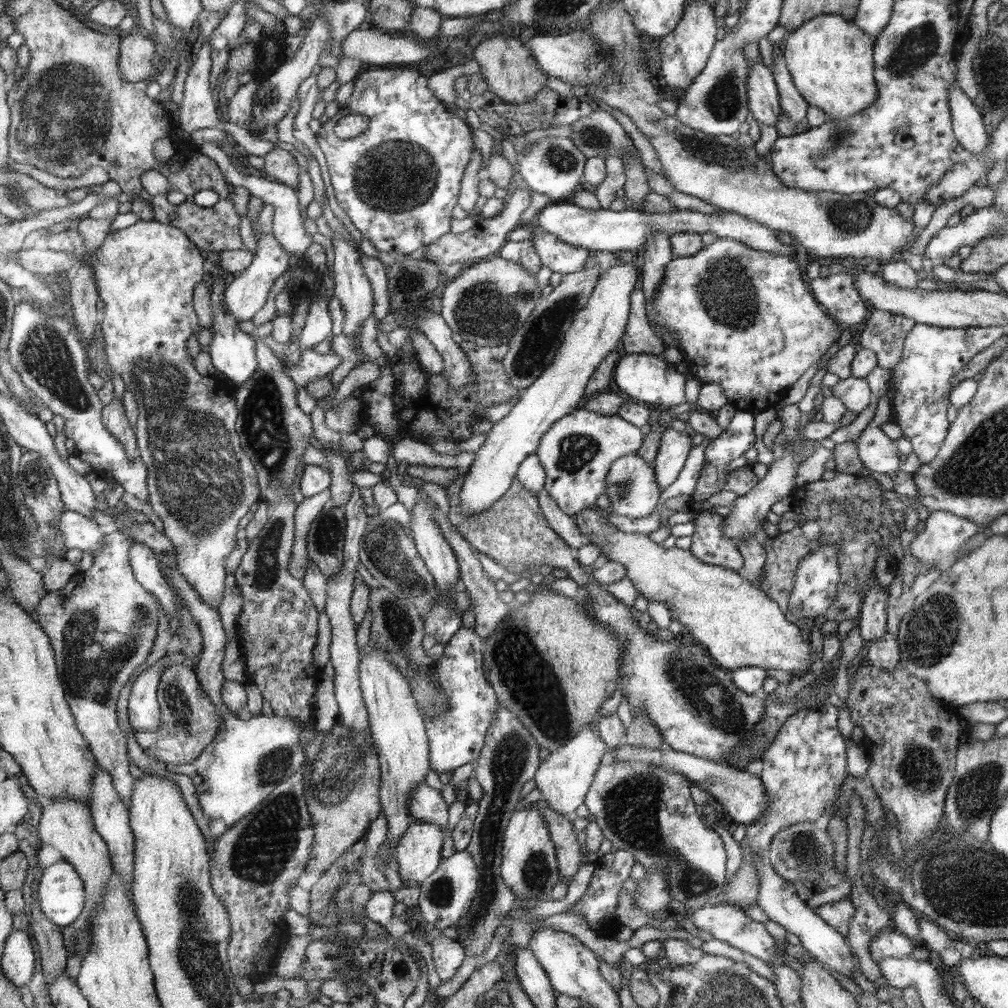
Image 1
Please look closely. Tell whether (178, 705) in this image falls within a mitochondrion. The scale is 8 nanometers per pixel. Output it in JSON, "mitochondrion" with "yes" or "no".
{"mitochondrion":"yes"}

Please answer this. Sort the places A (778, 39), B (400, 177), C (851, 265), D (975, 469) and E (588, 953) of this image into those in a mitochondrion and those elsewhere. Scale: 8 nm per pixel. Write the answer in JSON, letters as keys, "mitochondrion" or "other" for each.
{"A":"other","B":"mitochondrion","C":"other","D":"mitochondrion","E":"other"}

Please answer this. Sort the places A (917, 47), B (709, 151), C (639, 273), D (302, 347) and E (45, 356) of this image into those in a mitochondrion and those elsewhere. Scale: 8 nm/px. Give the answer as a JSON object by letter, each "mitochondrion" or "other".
{"A":"mitochondrion","B":"mitochondrion","C":"other","D":"other","E":"mitochondrion"}

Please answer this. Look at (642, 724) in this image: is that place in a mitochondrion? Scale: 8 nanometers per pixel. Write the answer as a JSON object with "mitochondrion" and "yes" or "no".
{"mitochondrion":"yes"}

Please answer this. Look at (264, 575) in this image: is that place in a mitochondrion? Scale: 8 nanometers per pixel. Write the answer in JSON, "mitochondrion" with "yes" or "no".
{"mitochondrion":"yes"}

